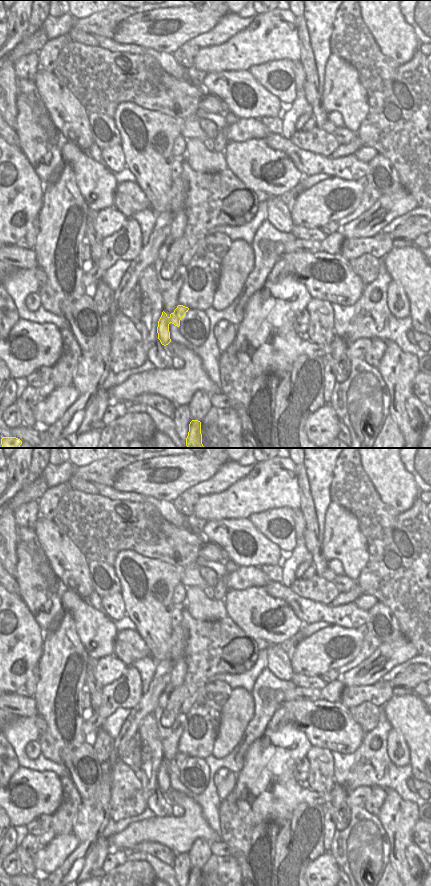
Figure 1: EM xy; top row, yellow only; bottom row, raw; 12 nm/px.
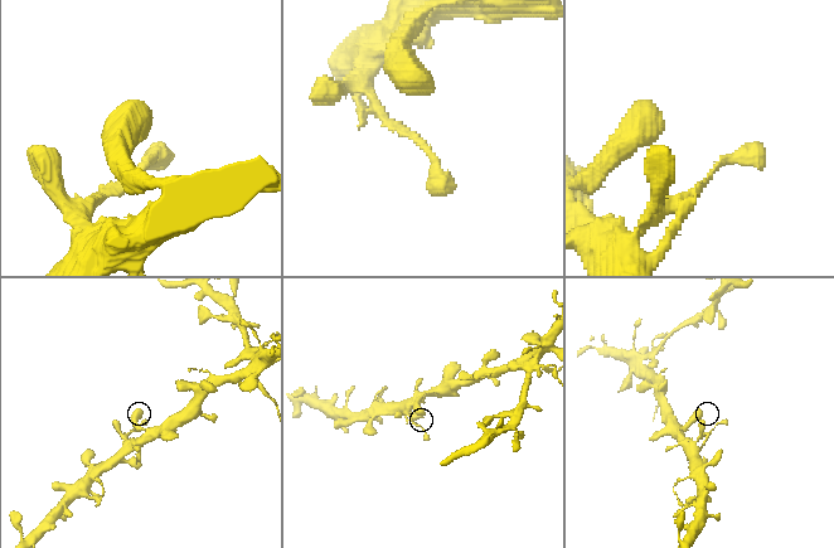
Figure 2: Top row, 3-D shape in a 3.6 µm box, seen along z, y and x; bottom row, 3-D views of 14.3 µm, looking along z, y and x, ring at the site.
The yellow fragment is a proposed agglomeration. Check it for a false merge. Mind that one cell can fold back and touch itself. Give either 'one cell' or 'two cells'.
one cell

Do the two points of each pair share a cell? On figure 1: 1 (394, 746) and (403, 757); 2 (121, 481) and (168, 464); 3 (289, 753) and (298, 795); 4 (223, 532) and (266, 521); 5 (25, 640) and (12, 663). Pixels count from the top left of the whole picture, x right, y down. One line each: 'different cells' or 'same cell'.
1: same cell
2: same cell
3: same cell
4: different cells
5: same cell

